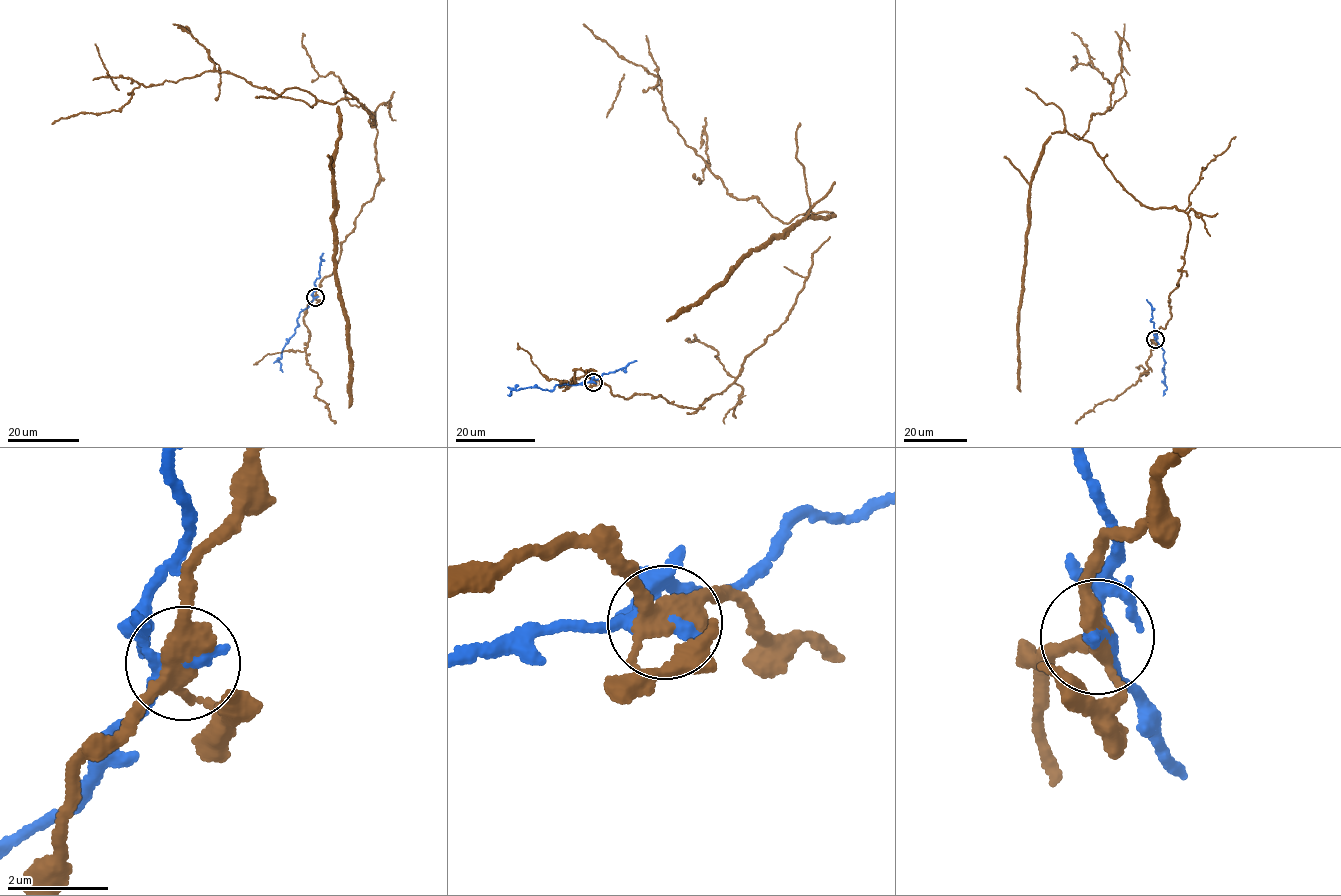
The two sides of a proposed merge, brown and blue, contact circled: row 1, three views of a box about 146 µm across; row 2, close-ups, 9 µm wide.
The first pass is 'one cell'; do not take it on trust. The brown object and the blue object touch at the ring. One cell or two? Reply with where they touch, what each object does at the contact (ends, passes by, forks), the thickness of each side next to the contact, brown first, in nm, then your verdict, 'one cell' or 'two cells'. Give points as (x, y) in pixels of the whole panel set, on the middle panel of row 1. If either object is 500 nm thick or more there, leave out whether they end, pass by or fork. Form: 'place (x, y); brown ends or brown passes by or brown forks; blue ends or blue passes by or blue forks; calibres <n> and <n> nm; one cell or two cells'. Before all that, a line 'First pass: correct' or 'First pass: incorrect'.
First pass: incorrect
place (593, 382); brown forks; blue passes by; calibres 360 and 260 nm; two cells

